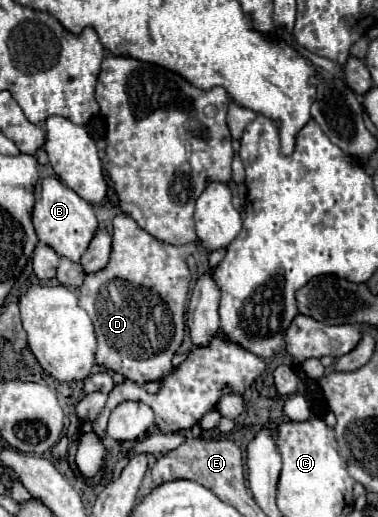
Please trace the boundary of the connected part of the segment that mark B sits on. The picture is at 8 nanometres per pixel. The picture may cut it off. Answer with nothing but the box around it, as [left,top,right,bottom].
[33,178,99,262]

